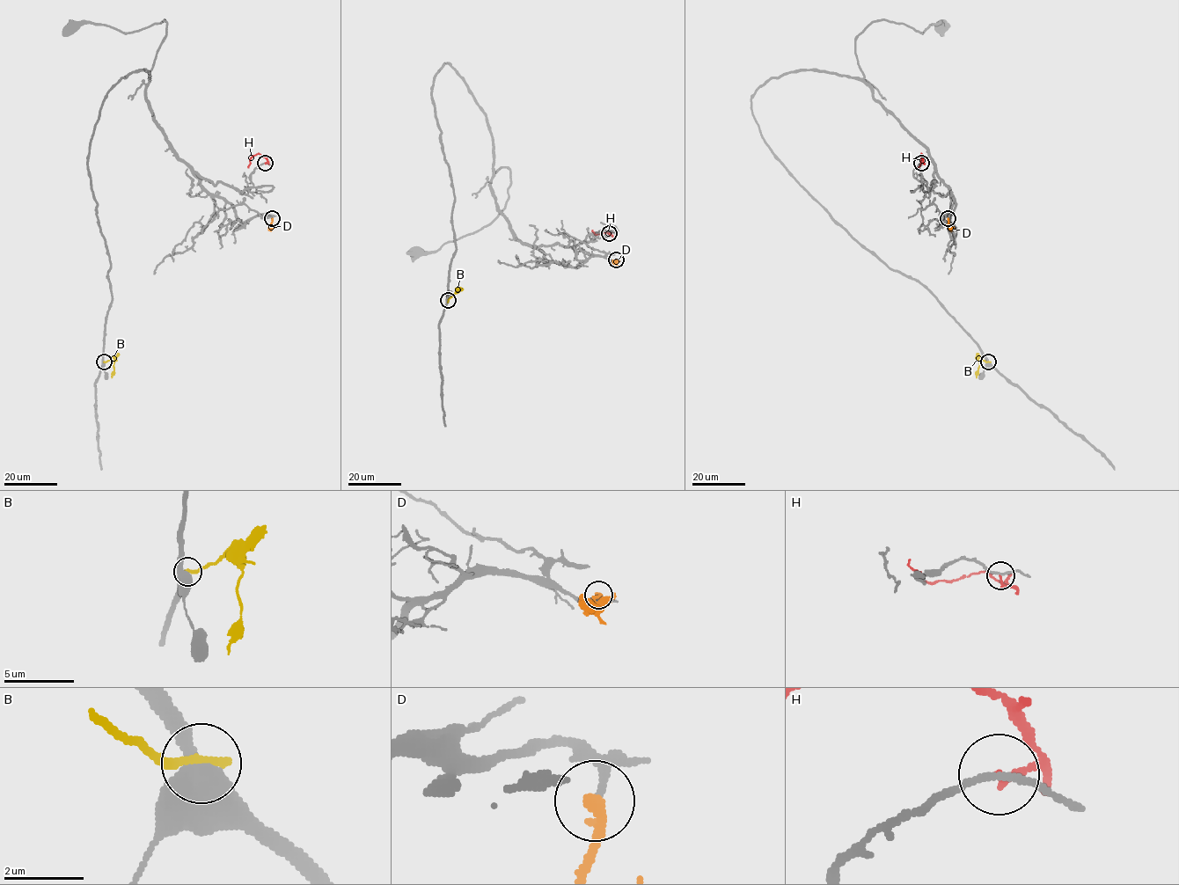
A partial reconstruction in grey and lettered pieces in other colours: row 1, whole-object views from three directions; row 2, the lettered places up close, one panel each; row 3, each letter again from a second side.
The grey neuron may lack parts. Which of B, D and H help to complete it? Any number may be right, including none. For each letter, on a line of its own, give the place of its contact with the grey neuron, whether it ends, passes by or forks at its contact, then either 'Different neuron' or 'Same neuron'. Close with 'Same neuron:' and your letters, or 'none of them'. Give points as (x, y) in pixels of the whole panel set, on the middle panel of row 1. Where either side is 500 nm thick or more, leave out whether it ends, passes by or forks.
B: Touches grey at (448, 300). Different neuron
D: Touches grey at (616, 259). It ends there. Different neuron
H: Touches grey at (609, 233). It ends there. Different neuron
Same neuron: none of them

